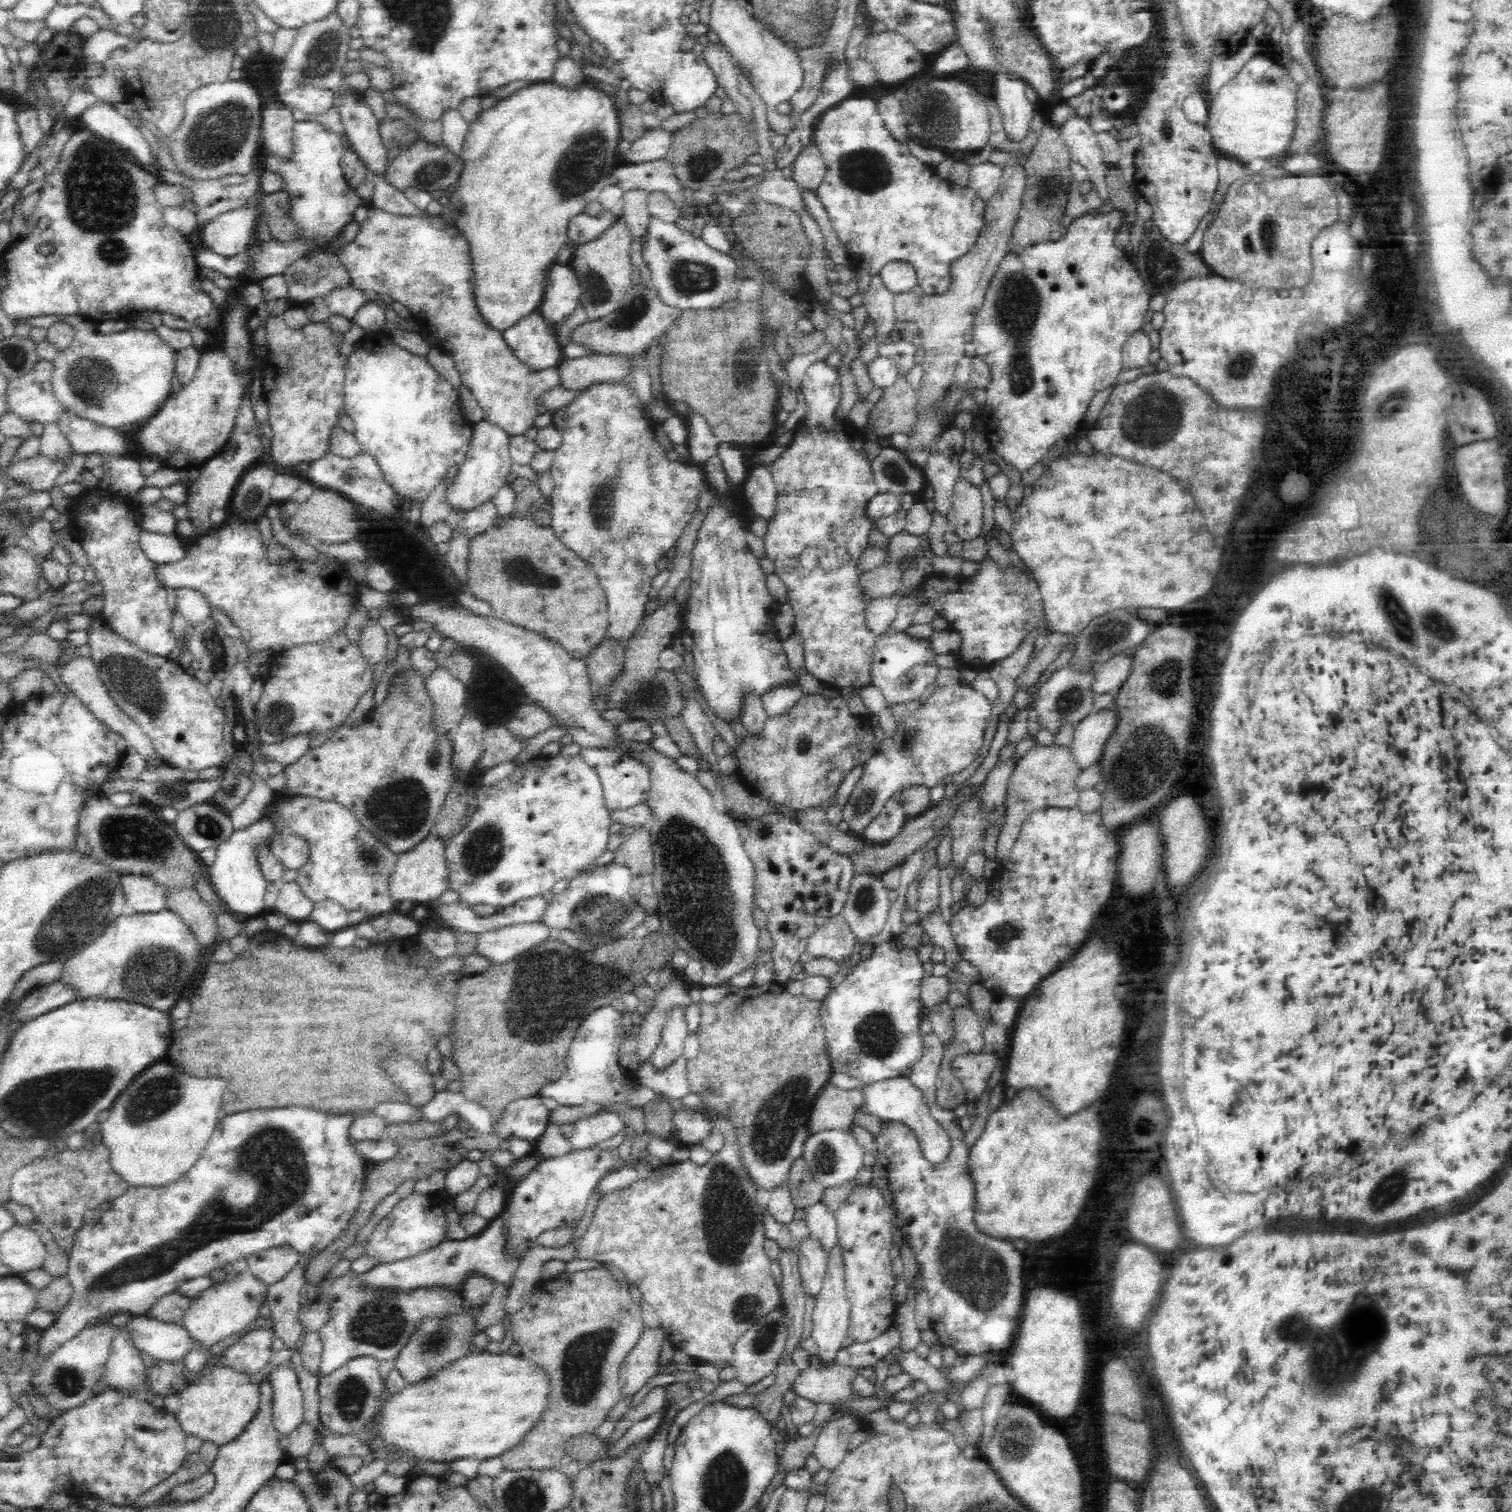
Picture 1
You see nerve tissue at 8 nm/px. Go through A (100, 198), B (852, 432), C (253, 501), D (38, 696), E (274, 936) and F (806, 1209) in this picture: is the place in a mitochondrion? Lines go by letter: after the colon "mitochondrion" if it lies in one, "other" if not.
A: mitochondrion
B: other
C: mitochondrion
D: other
E: other
F: other

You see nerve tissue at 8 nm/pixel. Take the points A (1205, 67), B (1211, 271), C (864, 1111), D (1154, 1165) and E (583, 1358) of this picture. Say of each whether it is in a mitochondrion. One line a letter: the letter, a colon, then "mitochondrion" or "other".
A: other
B: other
C: other
D: other
E: mitochondrion

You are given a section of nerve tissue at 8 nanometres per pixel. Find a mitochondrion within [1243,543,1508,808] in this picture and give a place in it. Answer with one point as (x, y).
(1479, 595)

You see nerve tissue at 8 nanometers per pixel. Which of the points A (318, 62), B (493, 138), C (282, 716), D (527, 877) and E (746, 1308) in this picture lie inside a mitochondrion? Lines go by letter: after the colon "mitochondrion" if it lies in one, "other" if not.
A: mitochondrion
B: other
C: mitochondrion
D: other
E: mitochondrion

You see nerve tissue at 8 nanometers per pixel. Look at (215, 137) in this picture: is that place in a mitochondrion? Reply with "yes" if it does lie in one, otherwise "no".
yes

